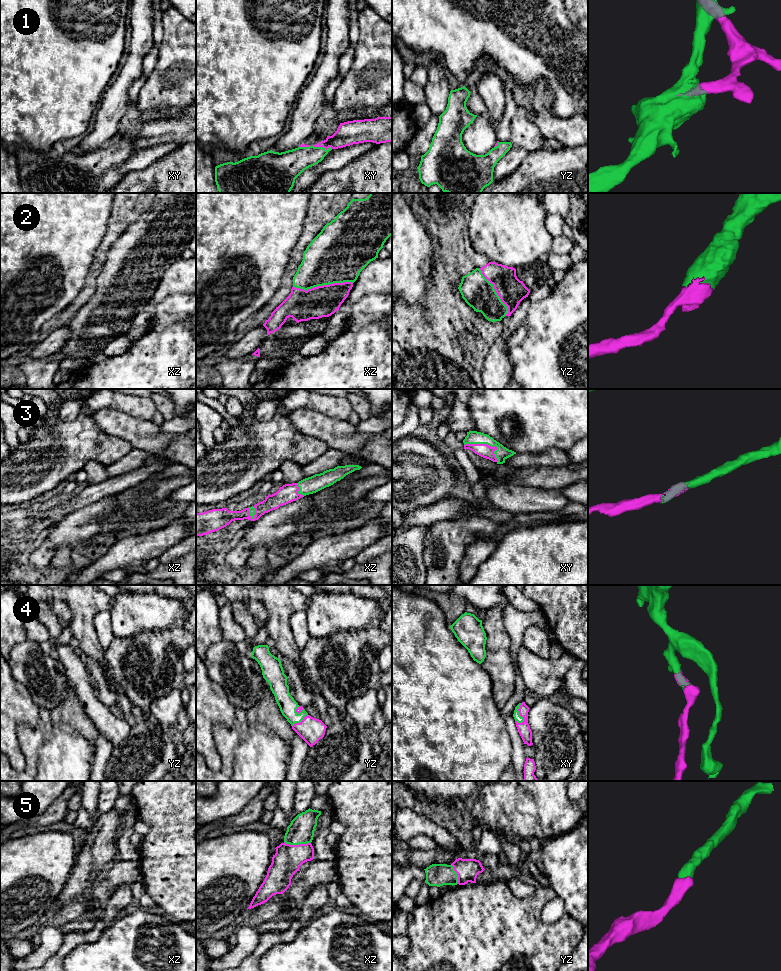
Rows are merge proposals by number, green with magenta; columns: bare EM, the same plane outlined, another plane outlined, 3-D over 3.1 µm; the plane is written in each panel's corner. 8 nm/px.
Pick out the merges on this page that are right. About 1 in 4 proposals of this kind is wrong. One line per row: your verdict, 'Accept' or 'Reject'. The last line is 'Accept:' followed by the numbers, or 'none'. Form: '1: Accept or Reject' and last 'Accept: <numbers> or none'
1: Accept
2: Accept
3: Accept
4: Accept
5: Accept
Accept: 1, 2, 3, 4, 5

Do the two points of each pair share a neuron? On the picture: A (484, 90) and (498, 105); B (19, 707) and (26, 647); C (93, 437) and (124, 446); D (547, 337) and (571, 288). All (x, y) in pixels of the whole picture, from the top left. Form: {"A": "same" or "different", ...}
{"A": "same", "B": "different", "C": "same", "D": "same"}

